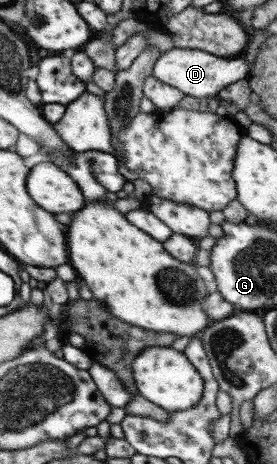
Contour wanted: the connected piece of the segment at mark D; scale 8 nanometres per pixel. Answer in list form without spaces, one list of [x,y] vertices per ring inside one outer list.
[[[172,47],[154,61],[152,67],[153,79],[177,88],[185,96],[201,99],[202,97],[217,97],[227,86],[235,84],[247,77],[249,71],[245,62],[245,49],[236,57],[220,58],[199,50],[188,50],[182,47]]]

